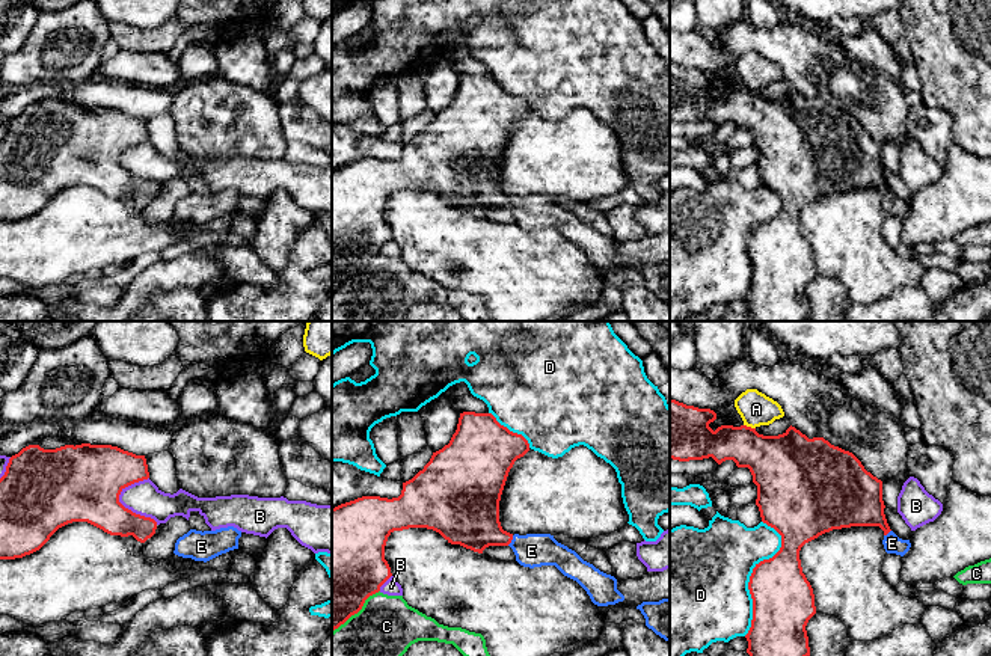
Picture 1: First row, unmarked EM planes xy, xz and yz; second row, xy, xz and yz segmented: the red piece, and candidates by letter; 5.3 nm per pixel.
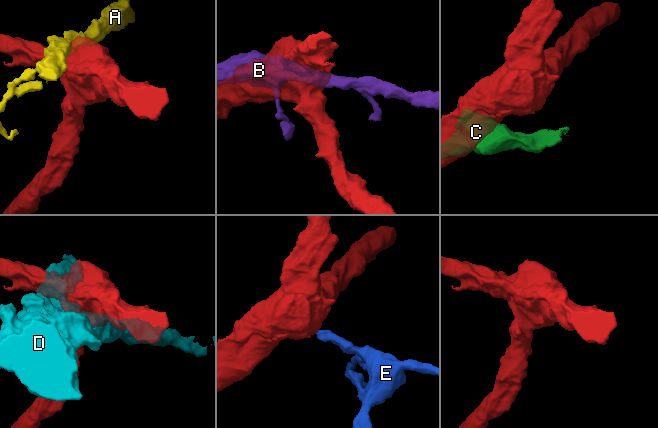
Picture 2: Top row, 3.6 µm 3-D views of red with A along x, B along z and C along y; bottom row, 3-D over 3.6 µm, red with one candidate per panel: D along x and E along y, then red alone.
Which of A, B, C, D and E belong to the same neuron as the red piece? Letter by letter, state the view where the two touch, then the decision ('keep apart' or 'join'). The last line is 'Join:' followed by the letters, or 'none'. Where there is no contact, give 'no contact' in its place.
A: yz | keep apart
B: xy | keep apart
C: xz | keep apart
D: yz | keep apart
E: xz | join
Join: E

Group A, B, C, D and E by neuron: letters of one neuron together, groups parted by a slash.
A / B / C / D / E

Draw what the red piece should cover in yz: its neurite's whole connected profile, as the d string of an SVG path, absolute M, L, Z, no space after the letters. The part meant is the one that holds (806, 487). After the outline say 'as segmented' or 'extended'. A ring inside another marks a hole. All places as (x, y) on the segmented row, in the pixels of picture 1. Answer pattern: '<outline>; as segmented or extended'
M670 400L670 458L689 461L712 457L718 464L733 460L738 467L748 467L753 483L757 486L756 505L762 522L781 535L780 550L772 558L756 564L750 576L748 590L753 599L753 620L745 635L748 641L747 653L750 656L810 656L805 626L816 614L816 606L813 588L802 573L801 547L825 532L851 526L879 526L884 531L882 544L887 553L904 556L911 543L899 538L890 529L884 514L882 481L867 472L852 452L831 445L824 437L808 439L792 425L783 434L763 436L747 425L721 425L713 431L709 424L715 419L716 413L710 409L698 409Z; extended

